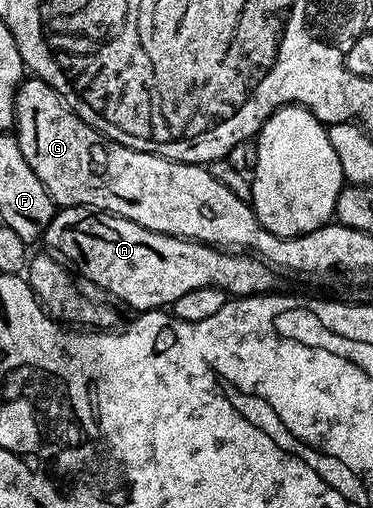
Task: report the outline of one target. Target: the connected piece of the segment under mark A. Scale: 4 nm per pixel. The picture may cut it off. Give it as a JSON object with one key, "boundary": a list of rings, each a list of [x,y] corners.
{"boundary":[[[61,208],[47,226],[43,240],[95,287],[110,292],[137,314],[168,309],[183,294],[199,290],[199,286],[221,288],[233,298],[260,296],[275,288],[274,269],[256,255],[152,232],[127,218],[95,208]]]}

